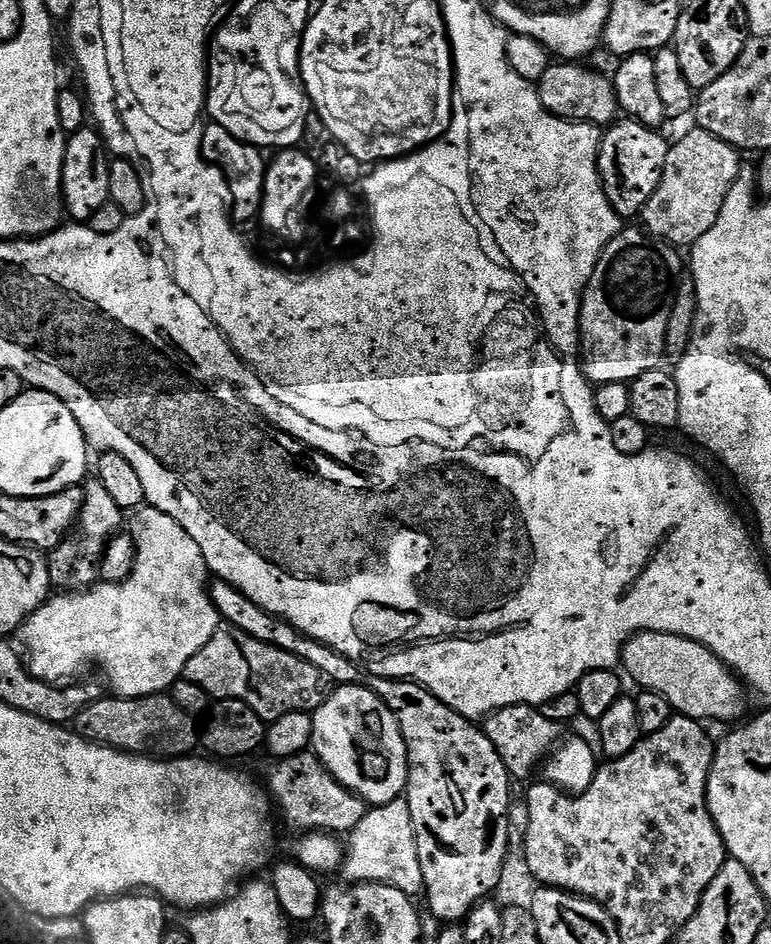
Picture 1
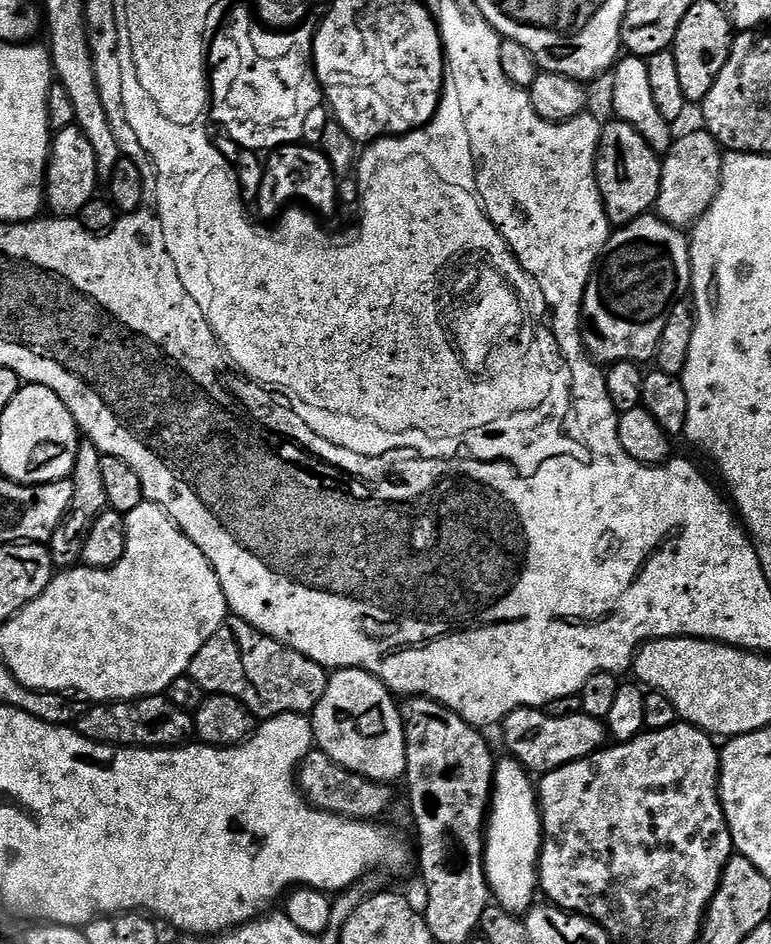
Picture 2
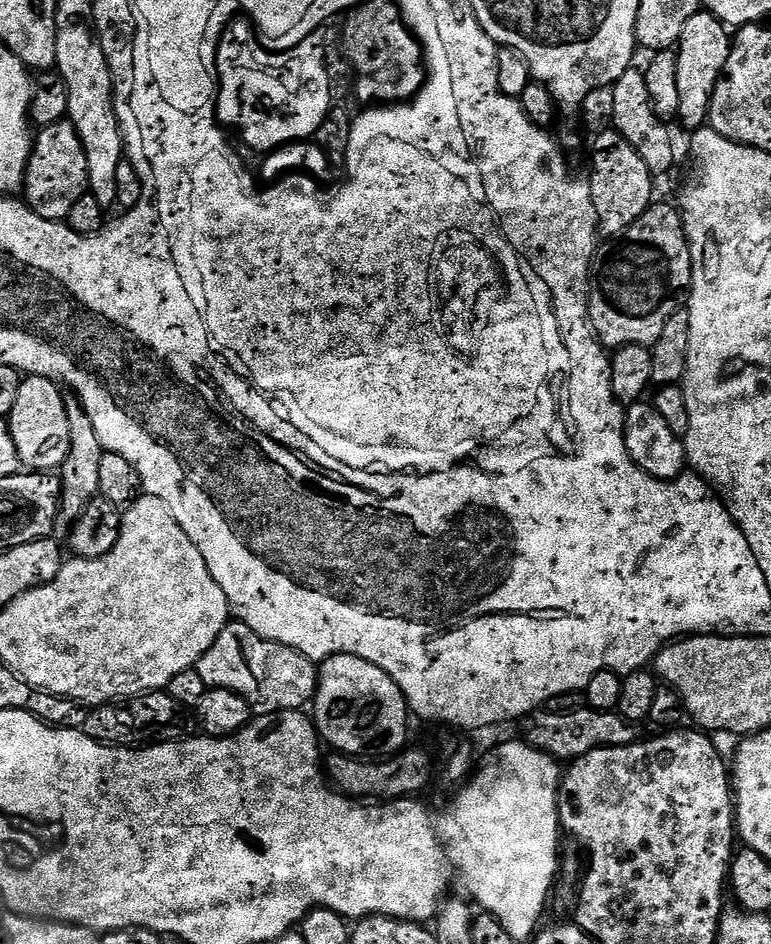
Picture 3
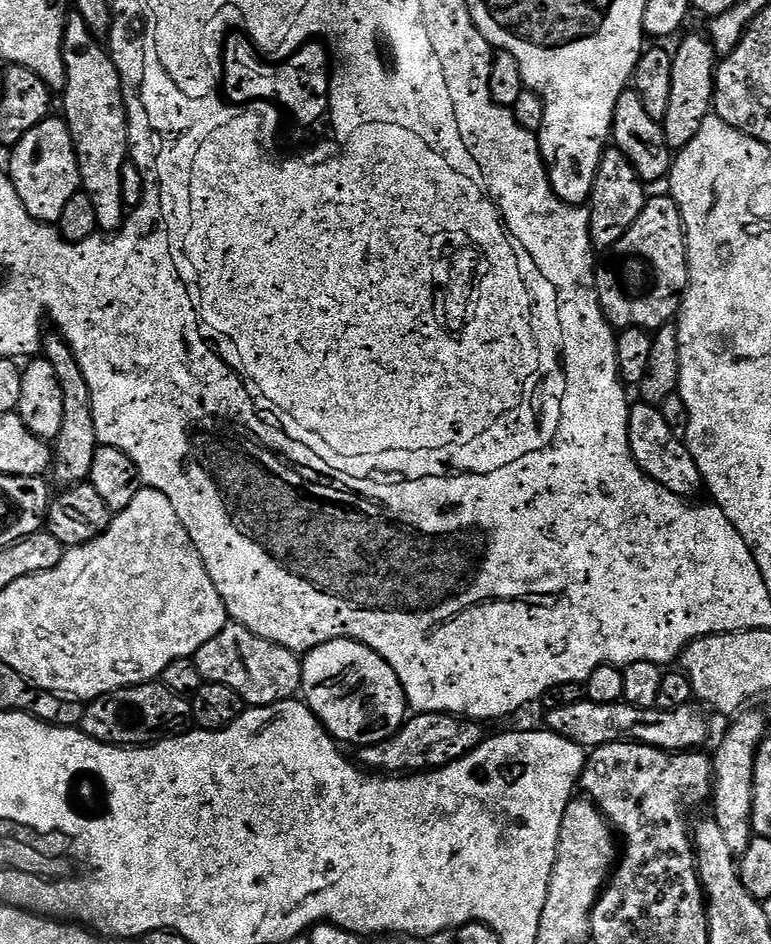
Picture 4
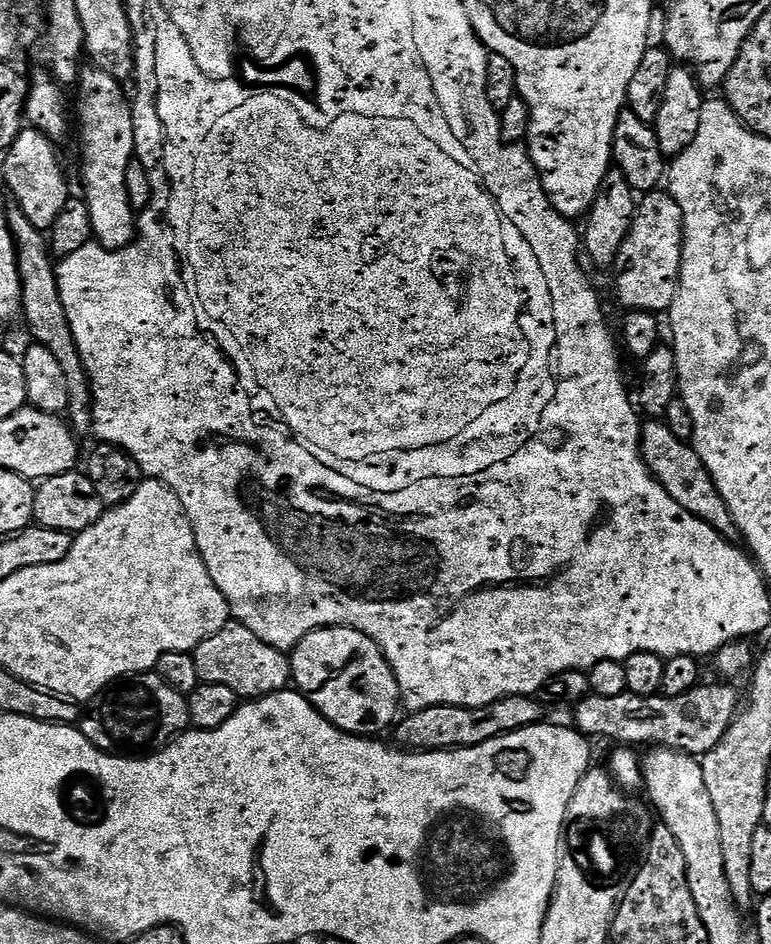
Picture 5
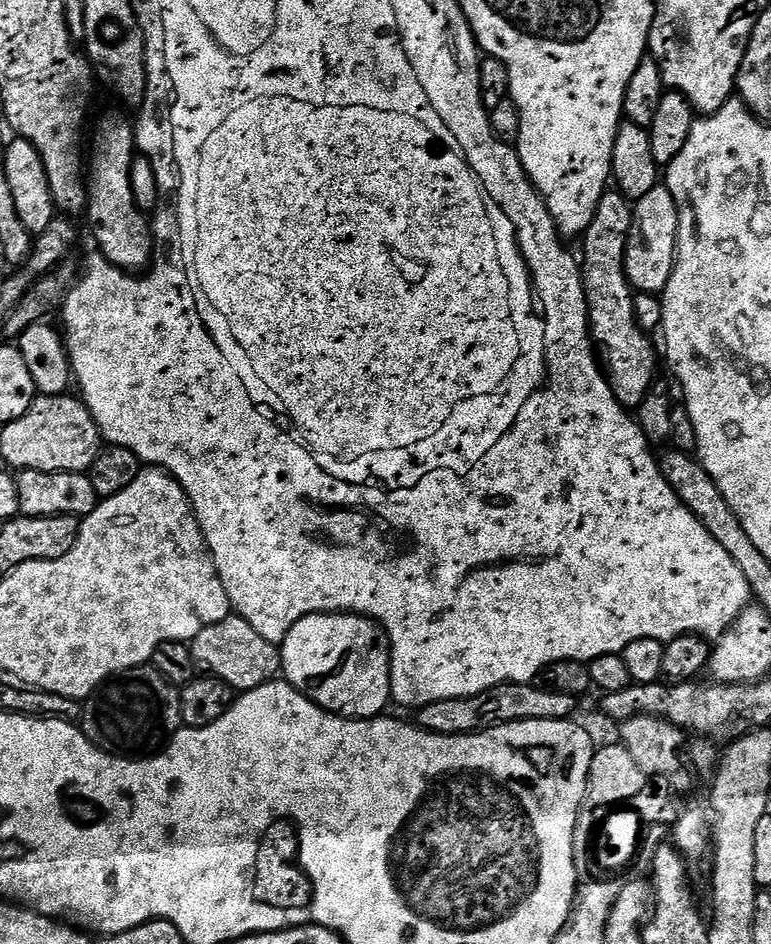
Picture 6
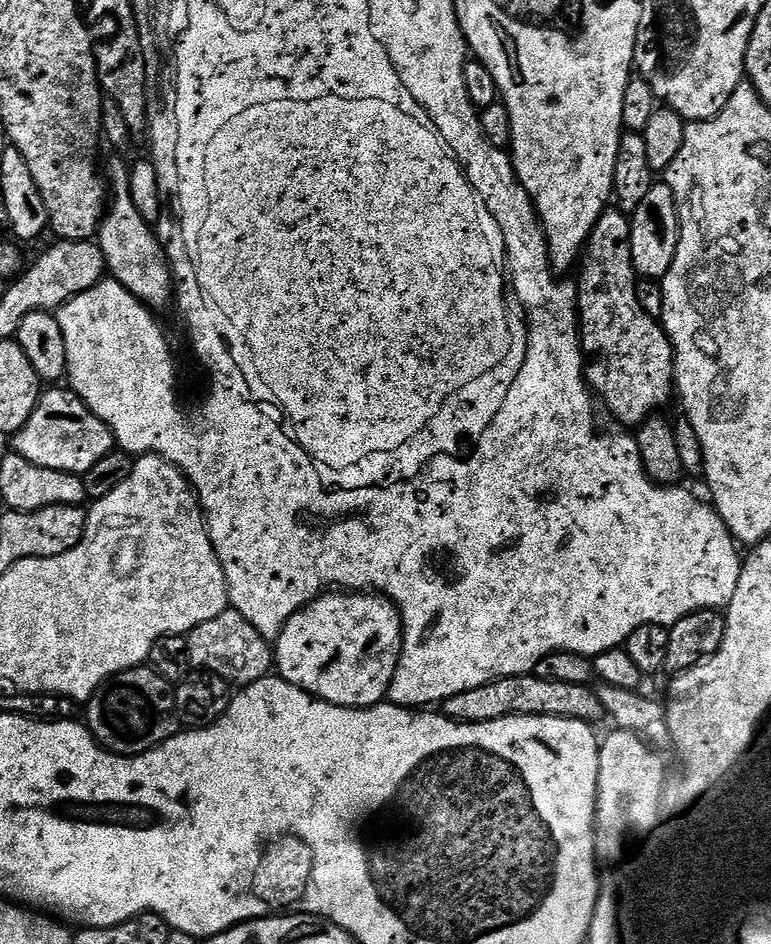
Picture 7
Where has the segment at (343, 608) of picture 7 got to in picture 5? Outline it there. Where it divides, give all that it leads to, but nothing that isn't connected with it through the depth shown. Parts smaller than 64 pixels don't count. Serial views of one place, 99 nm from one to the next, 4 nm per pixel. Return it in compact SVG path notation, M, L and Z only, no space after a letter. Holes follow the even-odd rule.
M316 628L296 643L295 648L293 648L290 653L290 659L292 662L292 679L295 687L299 689L299 691L303 692L304 697L308 699L308 701L310 701L310 703L312 703L313 706L315 706L315 708L327 718L327 720L329 720L334 726L341 728L343 732L349 732L355 736L370 736L376 738L381 734L384 734L380 732L386 731L388 727L389 731L389 729L397 723L398 715L396 716L396 711L401 711L402 708L400 687L398 686L396 675L390 666L390 662L384 657L384 651L377 646L374 638L370 638L366 634L362 634L356 628Z

